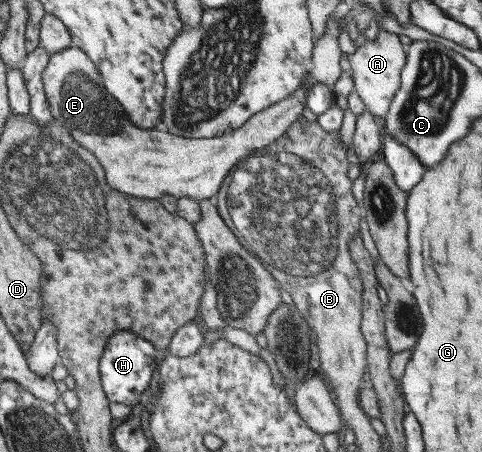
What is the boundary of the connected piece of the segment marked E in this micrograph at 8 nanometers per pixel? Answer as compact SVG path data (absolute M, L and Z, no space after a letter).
M329 17L322 36L318 38L314 36L314 54L312 54L310 67L306 72L306 81L302 81L304 85L299 85L292 95L288 95L270 108L255 114L244 126L228 131L219 137L209 139L188 138L172 134L162 127L156 130L142 130L142 128L134 126L134 122L130 120L124 106L104 86L104 80L102 80L102 74L100 74L98 66L92 62L92 58L88 56L87 52L76 46L51 54L50 62L44 71L46 96L48 96L53 116L71 132L72 136L86 150L90 150L102 162L106 176L108 176L108 184L112 188L143 199L161 199L166 194L172 194L178 199L194 198L194 200L200 202L214 196L222 188L227 175L234 170L241 159L250 157L254 150L264 149L266 146L274 144L276 139L283 136L291 128L292 122L298 120L298 116L302 116L306 92L316 82L329 88L336 82L341 73L338 60L342 56L342 52L338 49L339 30L336 26L335 21Z

